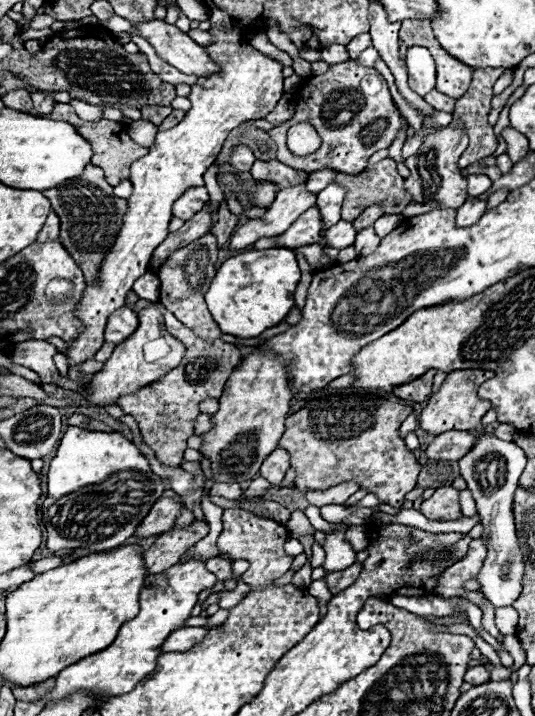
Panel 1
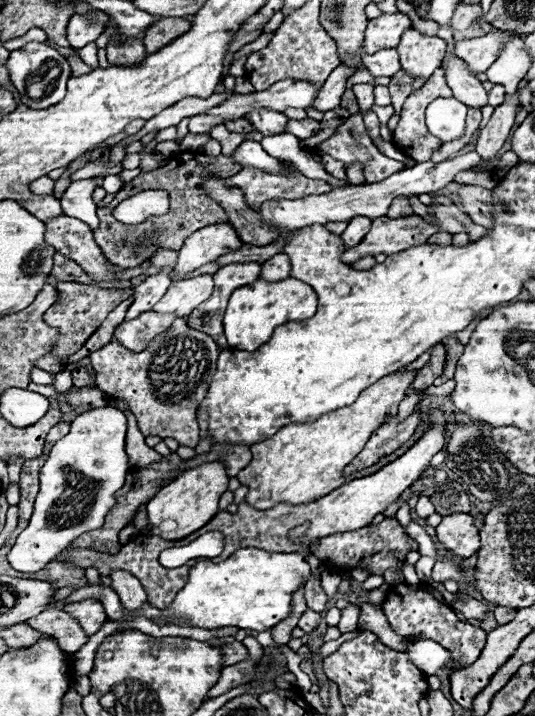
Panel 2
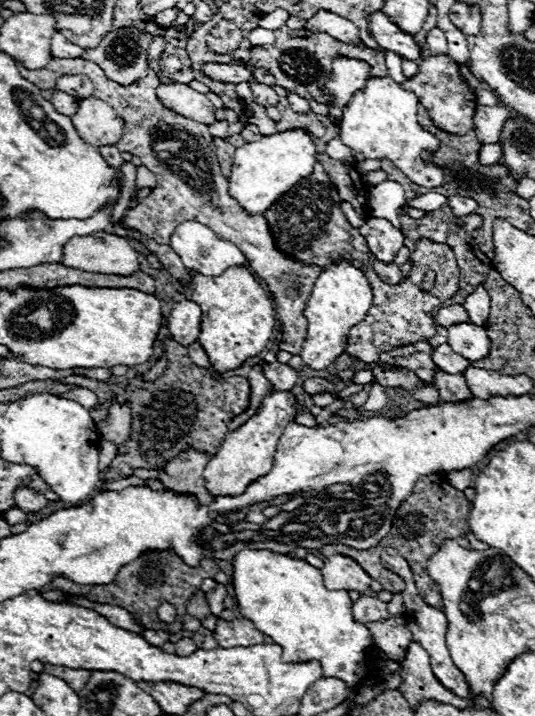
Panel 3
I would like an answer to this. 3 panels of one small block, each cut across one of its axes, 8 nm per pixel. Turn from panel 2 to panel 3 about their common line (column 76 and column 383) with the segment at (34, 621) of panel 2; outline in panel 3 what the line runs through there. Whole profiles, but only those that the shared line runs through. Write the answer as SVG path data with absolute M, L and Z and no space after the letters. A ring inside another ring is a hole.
M388 618L384 622L368 624L374 642L380 650L384 650L390 658L402 660L406 656L408 644L412 642L410 626L404 618Z

